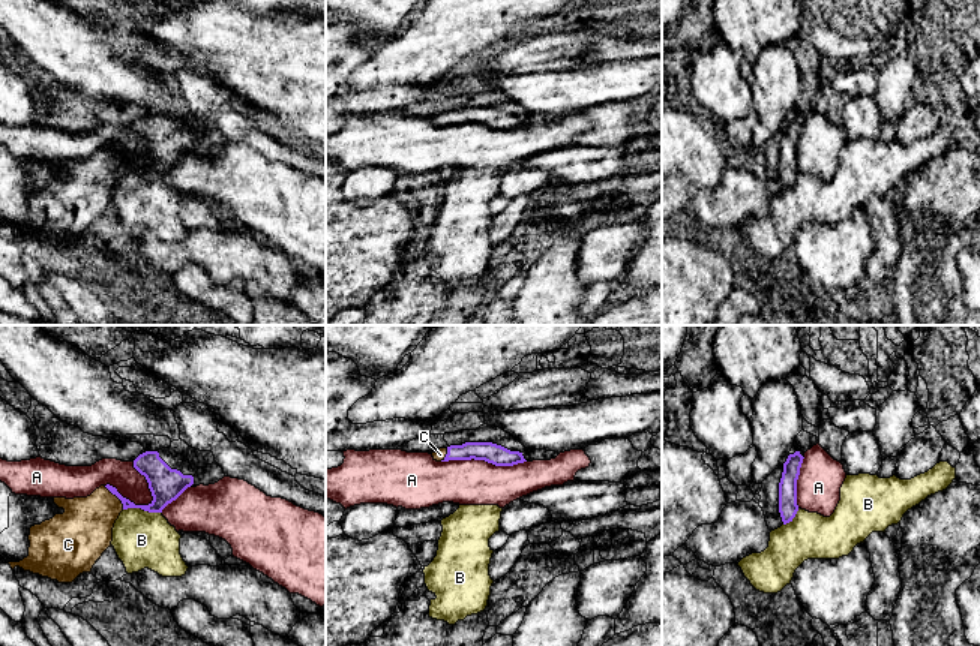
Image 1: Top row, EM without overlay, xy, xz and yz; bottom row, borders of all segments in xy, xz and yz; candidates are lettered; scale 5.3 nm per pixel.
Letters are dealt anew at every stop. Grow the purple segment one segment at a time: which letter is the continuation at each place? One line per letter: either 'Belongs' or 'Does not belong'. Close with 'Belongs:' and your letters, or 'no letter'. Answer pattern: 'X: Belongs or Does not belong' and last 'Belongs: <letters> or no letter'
A: Does not belong
B: Does not belong
C: Belongs
Belongs: C

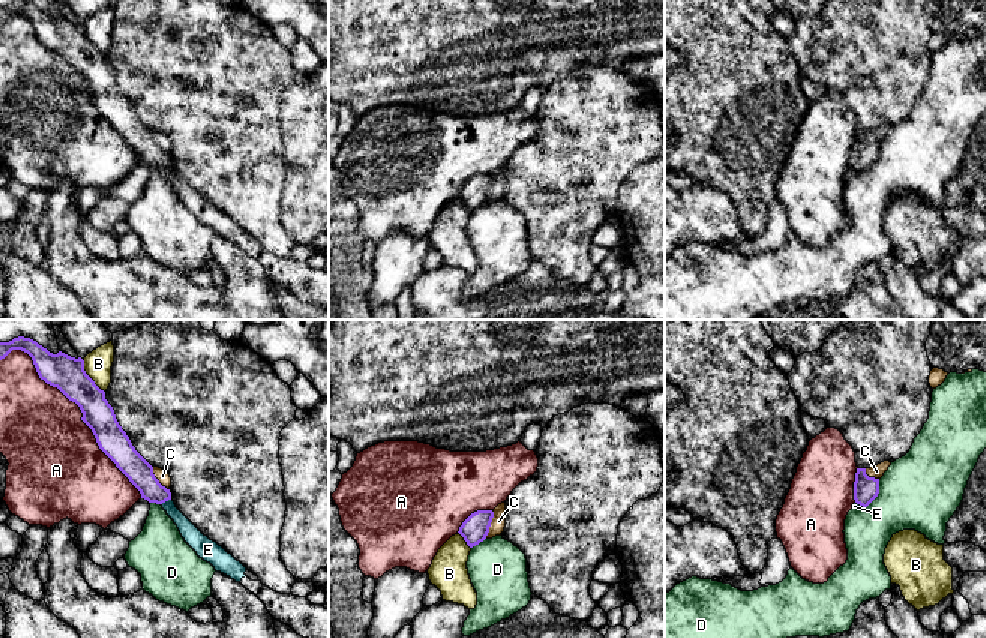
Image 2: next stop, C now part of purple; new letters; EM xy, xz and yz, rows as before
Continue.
A: Does not belong
B: Does not belong
C: Does not belong
D: Does not belong
E: Belongs
Belongs: E

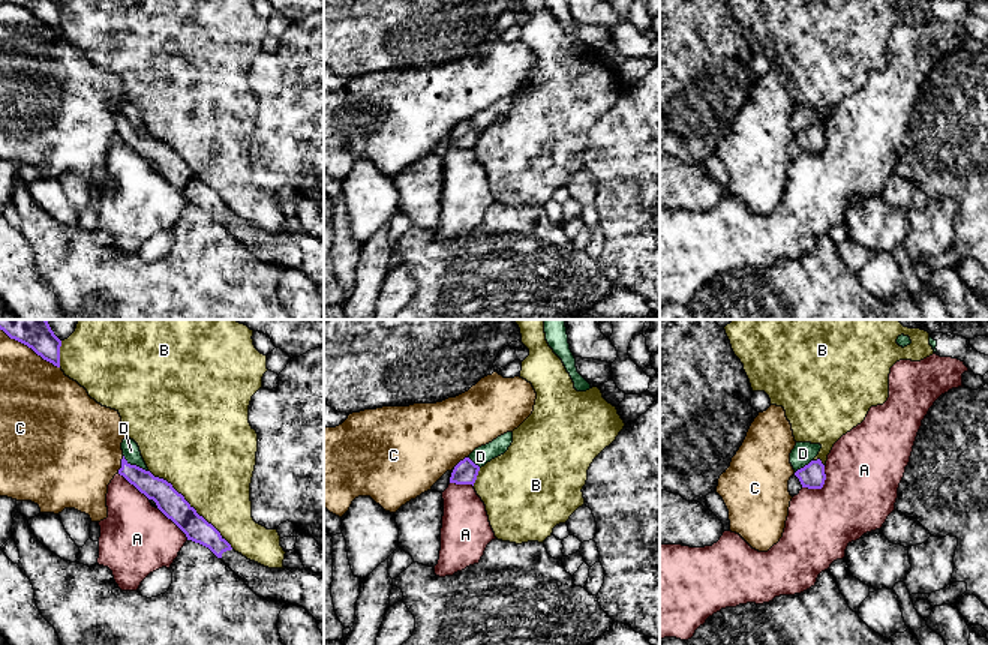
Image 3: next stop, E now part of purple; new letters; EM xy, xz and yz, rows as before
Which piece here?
A: Does not belong
B: Does not belong
C: Does not belong
D: Does not belong
Belongs: no letter

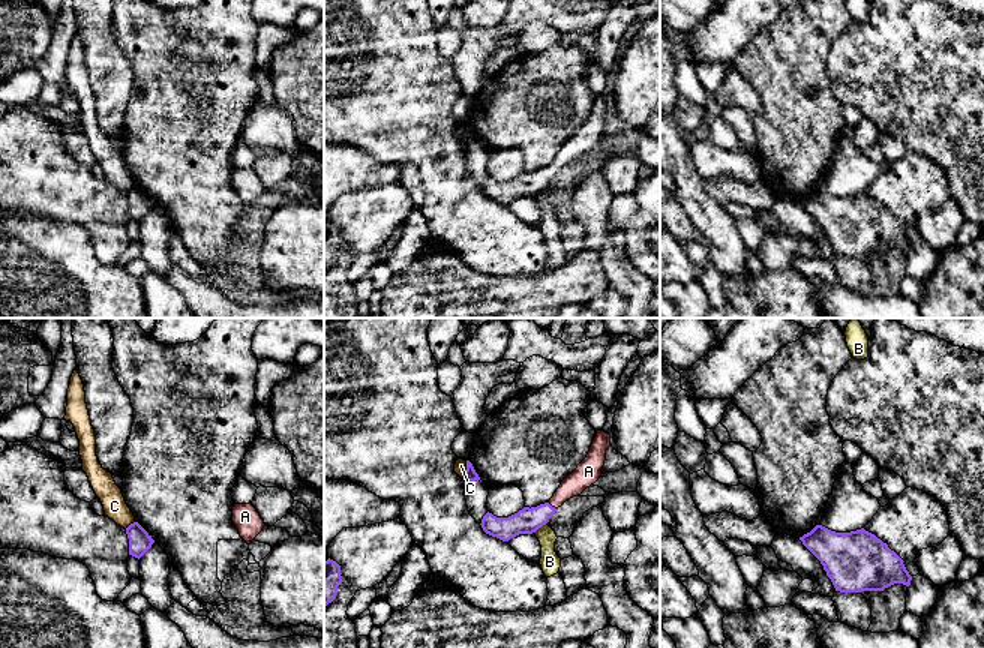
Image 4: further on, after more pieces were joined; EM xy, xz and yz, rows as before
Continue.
A: Belongs
B: Does not belong
C: Does not belong
Belongs: A

